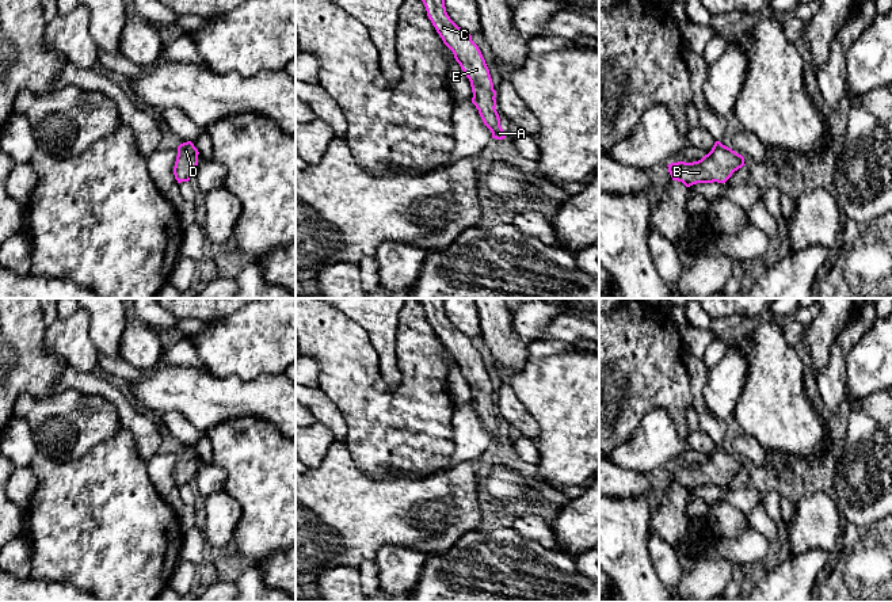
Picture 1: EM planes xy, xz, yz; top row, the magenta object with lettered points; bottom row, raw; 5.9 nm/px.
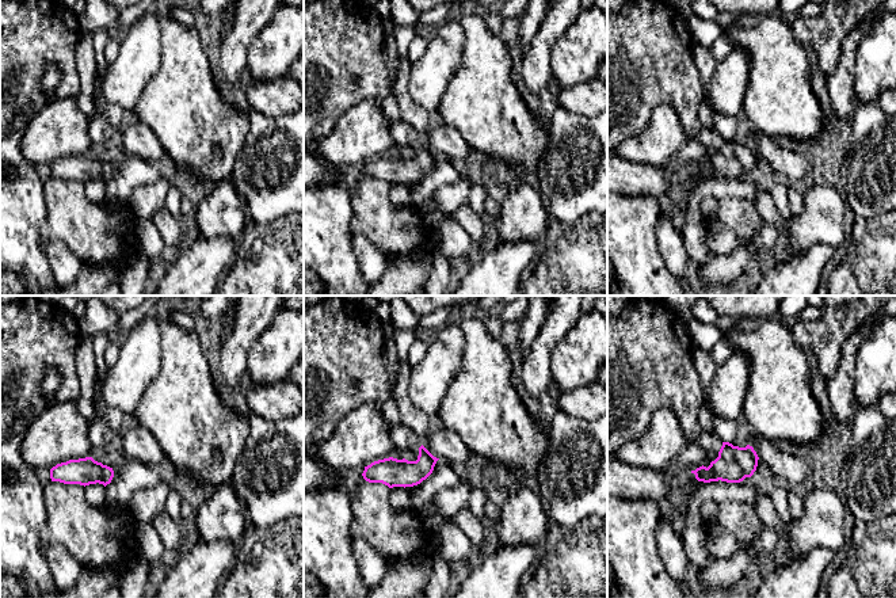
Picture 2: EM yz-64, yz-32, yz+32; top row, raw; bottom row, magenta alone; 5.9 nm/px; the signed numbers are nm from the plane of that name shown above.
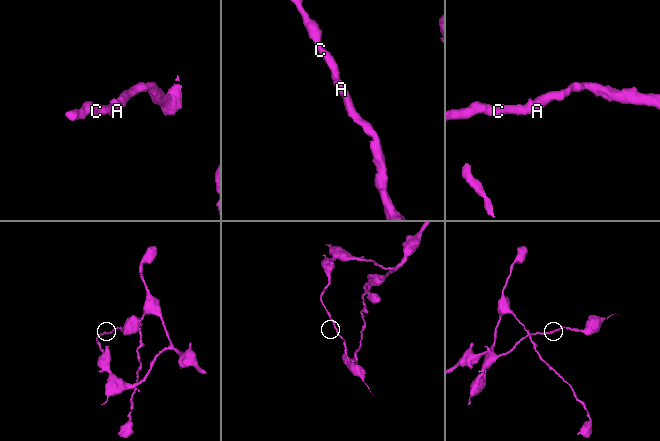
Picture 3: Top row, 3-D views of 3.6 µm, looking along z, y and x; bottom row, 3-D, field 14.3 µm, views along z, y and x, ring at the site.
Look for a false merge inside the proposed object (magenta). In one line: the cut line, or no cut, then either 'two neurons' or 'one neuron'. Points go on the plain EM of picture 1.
no cut | one neuron

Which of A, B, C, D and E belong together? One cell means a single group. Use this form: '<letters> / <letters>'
A B C D E

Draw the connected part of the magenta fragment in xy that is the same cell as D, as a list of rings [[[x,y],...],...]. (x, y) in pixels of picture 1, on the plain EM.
[[[191,445],[183,446],[178,450],[178,460],[174,470],[174,479],[178,487],[188,485],[197,476],[198,453]]]

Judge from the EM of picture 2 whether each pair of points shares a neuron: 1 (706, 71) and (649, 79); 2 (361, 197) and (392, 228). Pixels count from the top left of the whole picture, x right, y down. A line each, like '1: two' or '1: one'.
1: two
2: one

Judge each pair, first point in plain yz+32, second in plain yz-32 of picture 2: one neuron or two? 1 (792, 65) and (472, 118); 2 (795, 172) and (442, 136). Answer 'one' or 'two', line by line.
1: one
2: one

